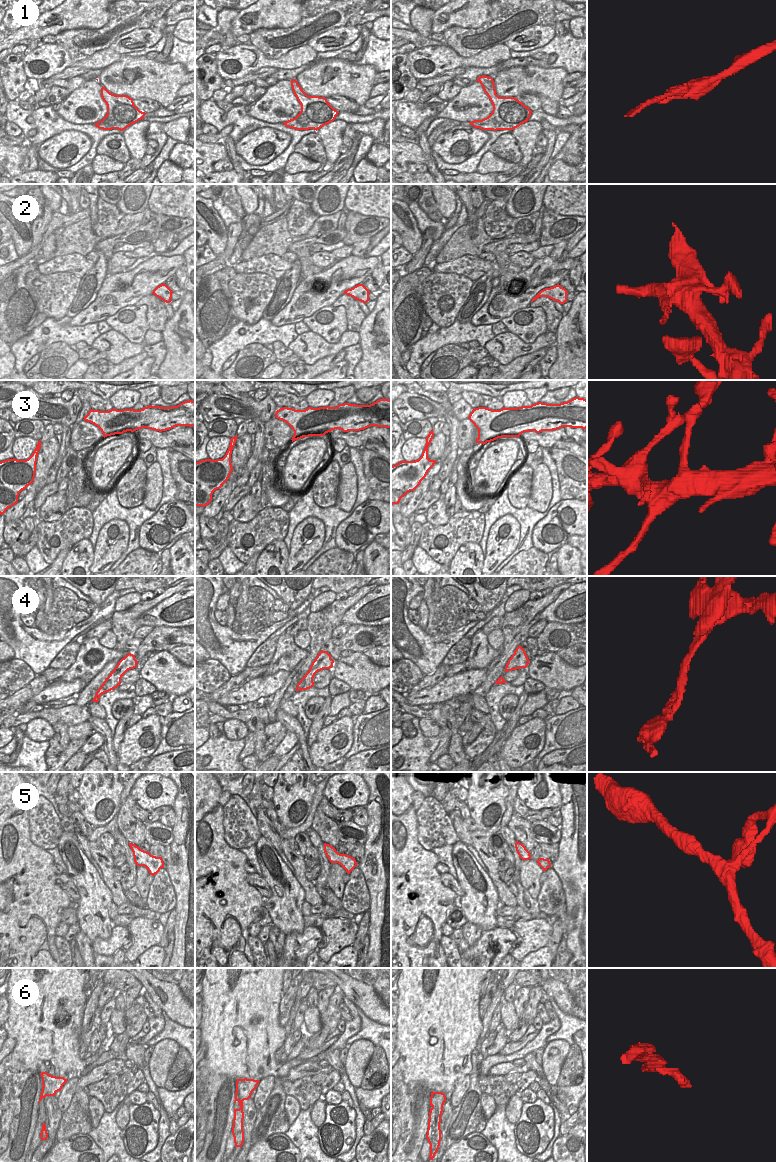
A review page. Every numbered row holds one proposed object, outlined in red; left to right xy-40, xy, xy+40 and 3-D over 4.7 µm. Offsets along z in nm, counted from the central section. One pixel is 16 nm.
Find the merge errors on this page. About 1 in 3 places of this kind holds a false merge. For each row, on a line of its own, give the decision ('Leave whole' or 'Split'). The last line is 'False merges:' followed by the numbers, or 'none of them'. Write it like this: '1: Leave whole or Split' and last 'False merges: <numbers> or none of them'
1: Leave whole
2: Split
3: Leave whole
4: Split
5: Leave whole
6: Leave whole
False merges: 2, 4.

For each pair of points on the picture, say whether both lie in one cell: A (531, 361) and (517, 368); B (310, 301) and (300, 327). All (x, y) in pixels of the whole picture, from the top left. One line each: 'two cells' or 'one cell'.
A: one cell
B: two cells

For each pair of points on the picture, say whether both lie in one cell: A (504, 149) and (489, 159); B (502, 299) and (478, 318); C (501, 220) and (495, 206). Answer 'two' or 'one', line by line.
A: two
B: one
C: one

